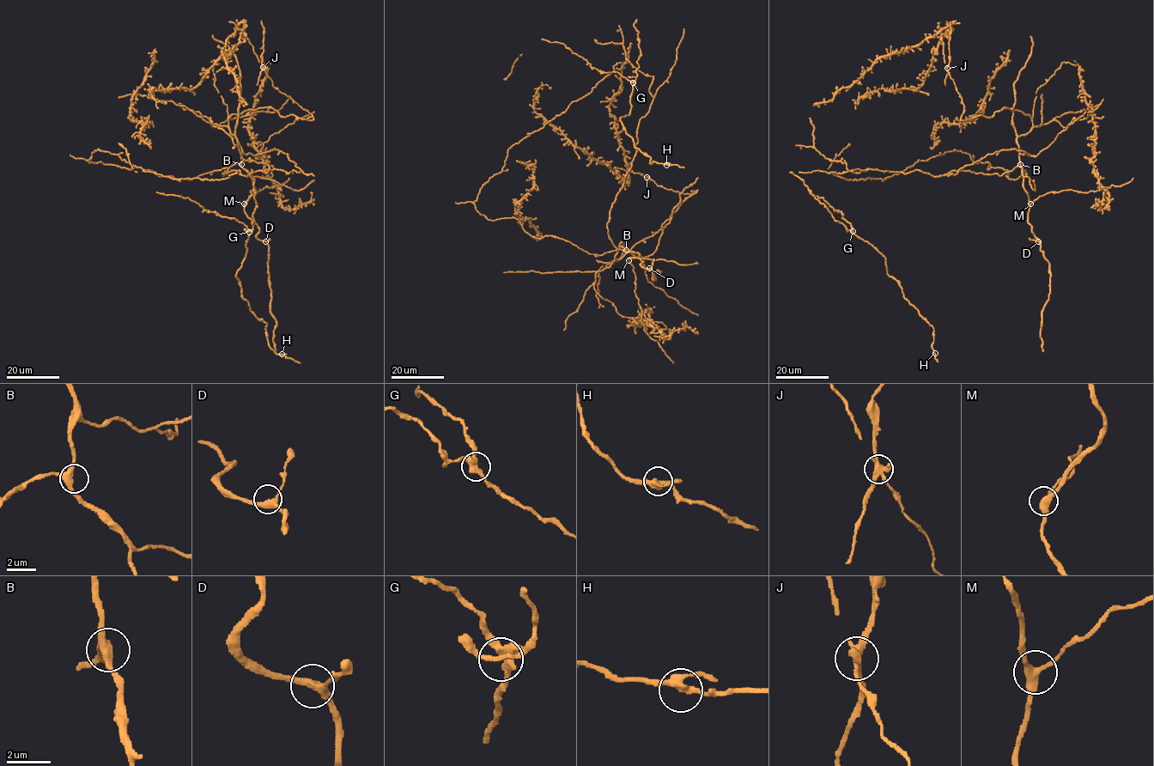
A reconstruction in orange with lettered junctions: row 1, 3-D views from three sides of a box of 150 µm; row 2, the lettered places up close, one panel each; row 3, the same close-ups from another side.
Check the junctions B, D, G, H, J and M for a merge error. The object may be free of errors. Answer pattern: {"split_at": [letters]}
{"split_at": ["J"]}

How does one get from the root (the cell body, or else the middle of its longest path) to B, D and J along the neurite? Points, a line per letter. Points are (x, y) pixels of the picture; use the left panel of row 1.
B: (225, 173), (222, 173), (233, 165), (241, 164)
D: (225, 173), (239, 163), (251, 175), (255, 192), (244, 211), (258, 227), (257, 238), (265, 241)
J: (225, 173), (241, 161), (228, 125), (232, 114), (271, 107), (281, 116), (312, 119), (272, 85), (263, 67)

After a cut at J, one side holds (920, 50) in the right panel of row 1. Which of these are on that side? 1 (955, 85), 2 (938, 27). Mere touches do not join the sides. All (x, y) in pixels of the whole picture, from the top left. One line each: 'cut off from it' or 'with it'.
1: with it
2: with it

